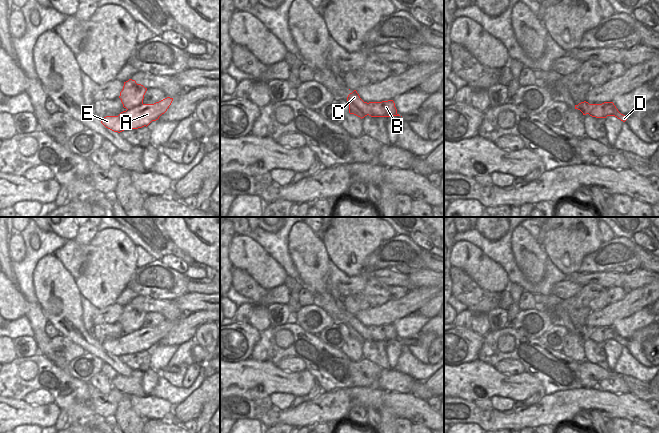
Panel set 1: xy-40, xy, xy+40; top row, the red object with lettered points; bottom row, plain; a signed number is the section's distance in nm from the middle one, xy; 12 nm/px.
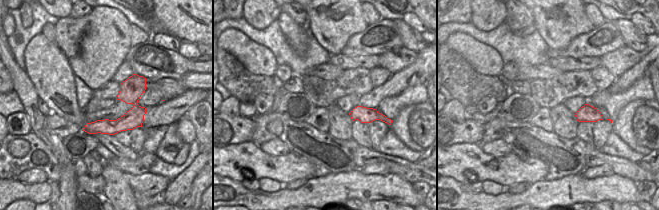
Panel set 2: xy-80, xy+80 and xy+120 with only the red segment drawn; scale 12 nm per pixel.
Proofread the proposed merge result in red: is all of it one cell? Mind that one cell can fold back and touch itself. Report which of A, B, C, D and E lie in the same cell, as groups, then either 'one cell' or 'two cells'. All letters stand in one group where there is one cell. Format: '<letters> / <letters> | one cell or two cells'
A B D E / C | two cells

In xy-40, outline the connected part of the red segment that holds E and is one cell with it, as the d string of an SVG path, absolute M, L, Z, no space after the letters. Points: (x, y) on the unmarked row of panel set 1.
M167 321L154 328L142 328L136 332L127 333L118 340L106 340L101 343L101 347L106 352L118 357L124 354L147 351L167 335L172 325L173 322Z

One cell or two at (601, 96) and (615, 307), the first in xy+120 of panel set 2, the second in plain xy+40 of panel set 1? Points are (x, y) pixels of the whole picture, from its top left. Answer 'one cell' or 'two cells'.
one cell

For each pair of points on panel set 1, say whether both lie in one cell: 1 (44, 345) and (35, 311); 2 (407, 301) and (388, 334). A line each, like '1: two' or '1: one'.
1: one
2: one

